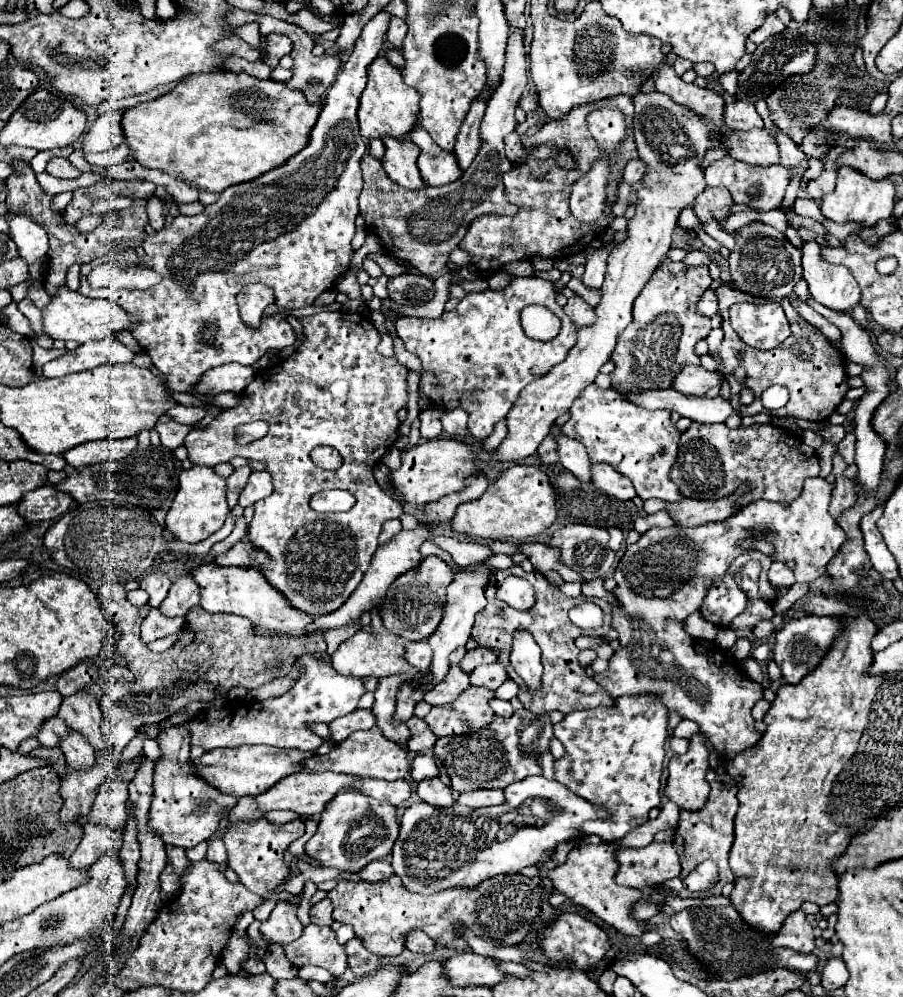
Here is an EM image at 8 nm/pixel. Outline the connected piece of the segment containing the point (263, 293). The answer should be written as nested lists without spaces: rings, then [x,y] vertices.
[[[249,285],[243,287],[243,291],[237,295],[237,303],[241,309],[241,319],[251,325],[257,327],[261,321],[261,313],[263,309],[273,301],[273,291],[269,287],[263,285]]]

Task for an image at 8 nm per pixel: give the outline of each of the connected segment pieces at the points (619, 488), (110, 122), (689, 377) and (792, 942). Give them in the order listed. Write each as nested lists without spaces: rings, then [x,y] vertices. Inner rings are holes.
[[[595,463],[591,465],[591,483],[601,489],[603,493],[617,497],[621,501],[633,499],[635,489],[631,487],[631,481],[623,475],[619,475],[611,465],[607,463]]]
[[[109,111],[103,117],[99,117],[91,127],[87,129],[81,149],[83,155],[99,153],[113,149],[123,143],[123,129],[121,129],[121,113],[123,111]]]
[[[687,365],[677,373],[675,381],[671,383],[671,389],[683,395],[705,395],[715,385],[721,385],[717,373],[707,371],[701,365]]]
[[[803,911],[791,913],[791,917],[785,919],[785,927],[771,937],[773,947],[793,949],[797,953],[811,953],[815,949],[813,941],[815,941],[813,927],[809,925]]]

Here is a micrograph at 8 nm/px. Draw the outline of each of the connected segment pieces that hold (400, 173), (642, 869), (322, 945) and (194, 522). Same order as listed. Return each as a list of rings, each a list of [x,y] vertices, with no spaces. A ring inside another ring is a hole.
[[[383,137],[381,139],[385,145],[385,157],[383,157],[383,167],[387,175],[401,187],[415,189],[415,187],[425,187],[419,169],[417,169],[417,157],[419,157],[419,147],[411,143],[409,139],[395,139],[395,137]]]
[[[649,843],[641,849],[619,847],[615,853],[619,869],[615,873],[615,883],[627,887],[653,887],[681,873],[679,855],[671,843]]]
[[[311,923],[297,941],[283,945],[283,949],[285,957],[297,967],[317,965],[327,969],[333,977],[341,977],[347,969],[347,953],[331,927]]]
[[[193,465],[189,471],[183,471],[179,475],[179,491],[165,519],[167,529],[183,543],[199,543],[207,539],[211,533],[221,529],[225,517],[229,515],[225,493],[227,493],[227,481],[221,475],[217,475],[213,467]]]

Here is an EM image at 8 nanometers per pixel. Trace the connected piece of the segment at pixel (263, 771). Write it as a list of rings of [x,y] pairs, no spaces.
[[[241,745],[235,749],[209,751],[201,759],[193,761],[193,765],[195,765],[195,771],[199,771],[199,775],[203,775],[207,783],[211,783],[213,787],[219,787],[219,791],[233,797],[245,797],[245,795],[261,795],[283,777],[303,771],[303,761],[313,755],[315,753],[311,751],[297,751],[297,749],[275,749],[267,745]]]

